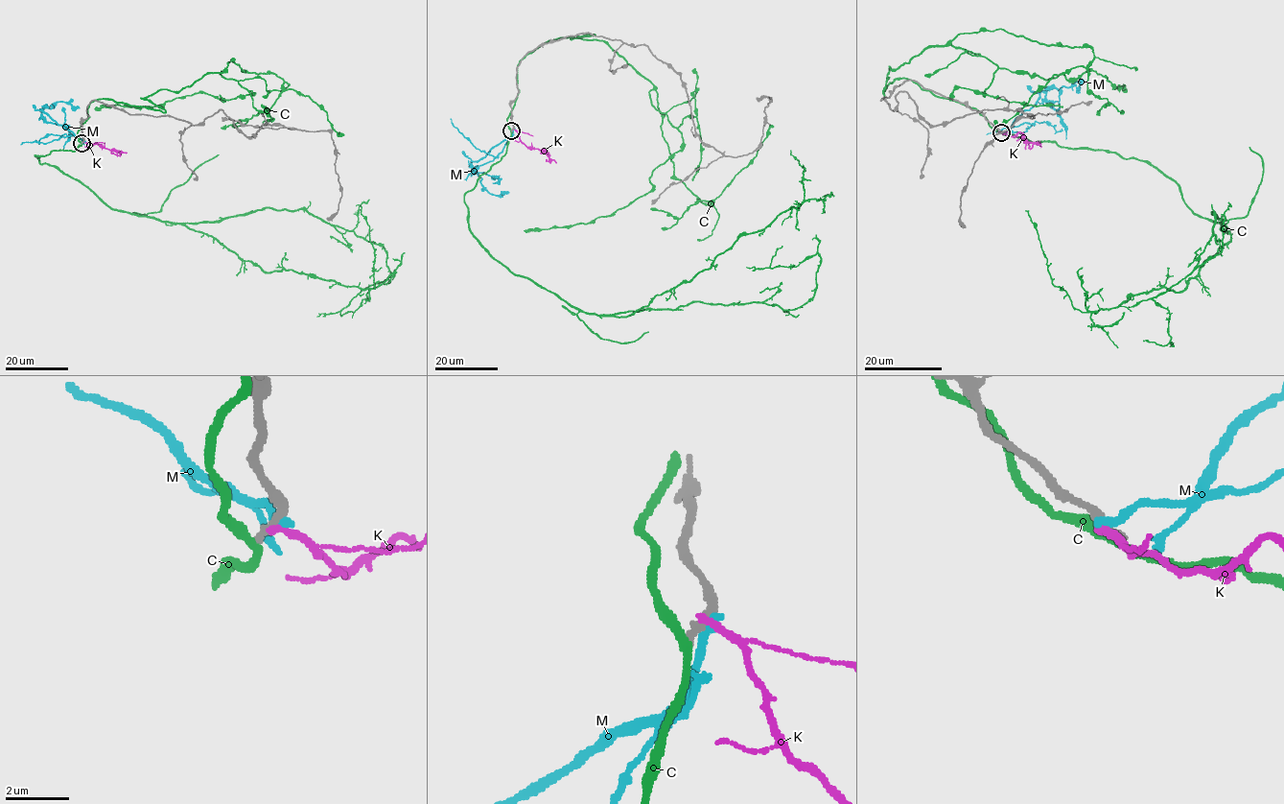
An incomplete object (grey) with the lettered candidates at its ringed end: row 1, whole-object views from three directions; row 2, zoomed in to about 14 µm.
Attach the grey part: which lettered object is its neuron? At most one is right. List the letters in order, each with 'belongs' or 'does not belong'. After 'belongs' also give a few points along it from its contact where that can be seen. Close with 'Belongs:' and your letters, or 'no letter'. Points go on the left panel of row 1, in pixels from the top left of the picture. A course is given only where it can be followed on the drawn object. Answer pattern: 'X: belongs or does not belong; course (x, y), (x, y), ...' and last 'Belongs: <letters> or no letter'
C: does not belong
K: does not belong
M: does not belong
Belongs: no letter

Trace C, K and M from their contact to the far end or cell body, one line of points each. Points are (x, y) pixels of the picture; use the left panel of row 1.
C: (81, 143), (35, 156), (112, 208), (196, 224), (306, 209), (380, 244), (390, 275), (340, 315), (352, 311)
K: (83, 141), (89, 146), (96, 143), (127, 153)
M: (83, 140), (41, 110), (47, 122), (64, 126), (68, 130), (68, 137), (63, 149)

